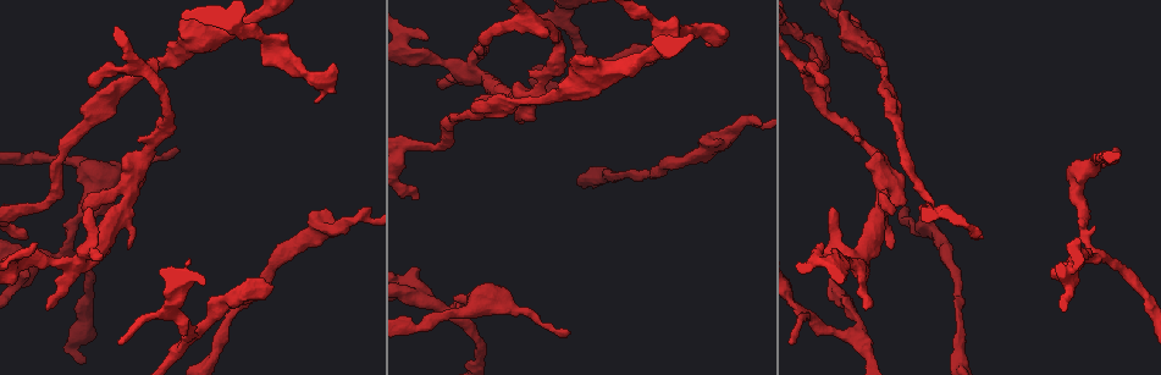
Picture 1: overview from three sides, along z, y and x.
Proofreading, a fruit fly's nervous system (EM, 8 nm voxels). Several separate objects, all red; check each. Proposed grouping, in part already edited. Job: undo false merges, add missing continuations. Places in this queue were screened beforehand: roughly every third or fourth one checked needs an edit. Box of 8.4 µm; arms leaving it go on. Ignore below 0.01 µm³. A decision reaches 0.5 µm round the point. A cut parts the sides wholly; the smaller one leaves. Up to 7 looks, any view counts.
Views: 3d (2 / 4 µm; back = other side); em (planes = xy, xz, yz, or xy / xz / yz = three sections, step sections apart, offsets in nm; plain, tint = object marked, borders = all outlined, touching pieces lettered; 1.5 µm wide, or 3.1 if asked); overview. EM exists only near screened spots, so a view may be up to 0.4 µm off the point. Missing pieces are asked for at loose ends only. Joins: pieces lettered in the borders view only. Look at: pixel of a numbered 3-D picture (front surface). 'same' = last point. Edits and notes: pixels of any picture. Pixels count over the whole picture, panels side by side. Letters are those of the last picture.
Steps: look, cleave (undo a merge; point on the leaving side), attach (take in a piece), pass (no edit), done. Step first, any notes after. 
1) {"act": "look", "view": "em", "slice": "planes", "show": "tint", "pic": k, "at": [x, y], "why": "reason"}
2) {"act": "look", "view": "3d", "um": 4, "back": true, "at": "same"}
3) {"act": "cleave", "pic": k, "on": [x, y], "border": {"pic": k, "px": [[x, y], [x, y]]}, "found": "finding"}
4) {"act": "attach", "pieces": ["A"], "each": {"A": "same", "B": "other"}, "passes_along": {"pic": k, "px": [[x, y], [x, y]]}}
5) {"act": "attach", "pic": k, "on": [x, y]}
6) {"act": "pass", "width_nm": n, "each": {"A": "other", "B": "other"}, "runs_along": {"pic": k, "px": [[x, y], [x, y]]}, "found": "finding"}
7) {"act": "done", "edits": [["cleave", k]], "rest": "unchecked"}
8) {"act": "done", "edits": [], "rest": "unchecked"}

{"act": "look", "view": "3d", "um": 2, "pic": 1, "at": [883, 189], "why": "thick turns thin"}

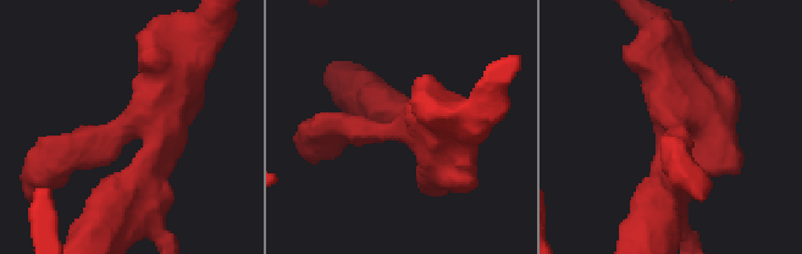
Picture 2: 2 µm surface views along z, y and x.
{"act": "look", "view": "em", "slice": "planes", "show": "borders", "pic": 2, "at": [157, 125], "arms": 3, "arm_widths_nm": [220, 320, 360]}

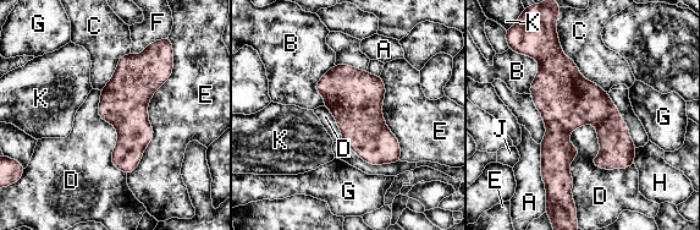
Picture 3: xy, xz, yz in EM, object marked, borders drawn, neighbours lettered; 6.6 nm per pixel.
{"act": "pass", "width_nm": 320, "each": {"A": "other", "B": "other", "C": "other", "D": "other", "E": "other", "F": "other", "G": "other", "H": "other", "J": "other", "K": "other"}, "border": {"pic": 3, "px": [[568, 135], [633, 164]]}, "found": "all the same neuron"}

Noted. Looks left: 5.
{"act": "look", "view": "3d", "um": 2, "pic": 1, "at": [419, 198], "why": "end of a long branch"}

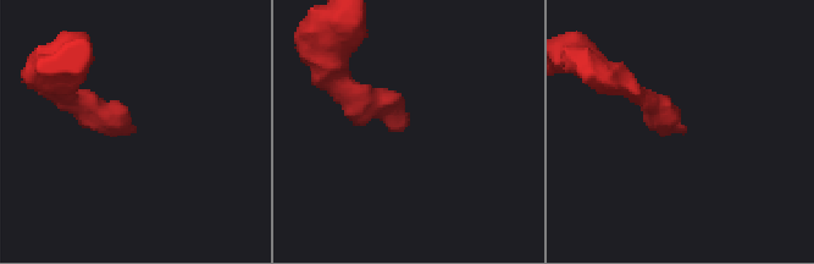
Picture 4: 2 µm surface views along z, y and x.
{"act": "look", "view": "em", "slice": "planes", "show": "tint", "pic": 4, "at": [677, 131], "why": "now the EM"}

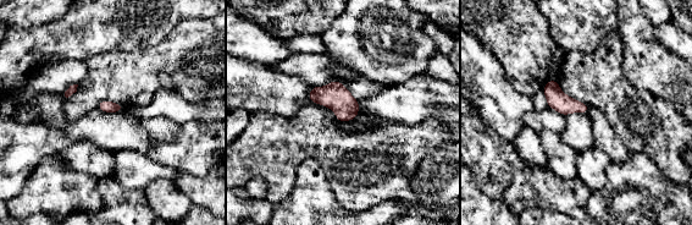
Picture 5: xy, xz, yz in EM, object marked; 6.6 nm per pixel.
{"act": "look", "view": "em", "slice": "planes", "show": "borders", "at": "same"}

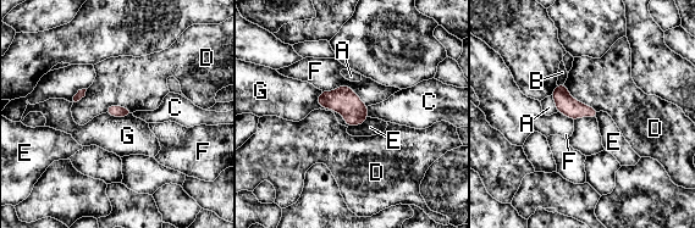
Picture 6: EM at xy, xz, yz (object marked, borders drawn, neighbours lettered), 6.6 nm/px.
{"act": "pass", "each": {"A": "other", "B": "other", "C": "other", "D": "other", "E": "other", "F": "other", "G": "other"}, "border": {"pic": 6, "px": [[320, 90], [318, 104], [347, 126]]}, "found": "none of them fits"}

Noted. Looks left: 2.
{"act": "look", "view": "em", "slice": "xy", "step": 4, "show": "borders", "pic": 1, "at": [822, 242], "why": "branch stops here"}

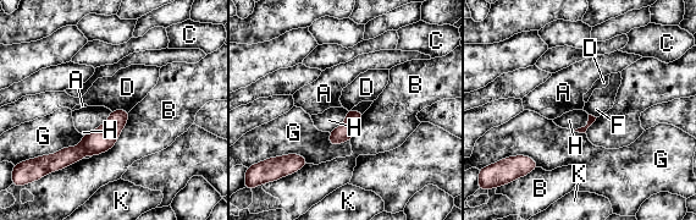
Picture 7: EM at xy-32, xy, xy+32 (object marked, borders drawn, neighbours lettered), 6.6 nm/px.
{"act": "look", "view": "em", "slice": "planes", "show": "borders", "at": "same"}

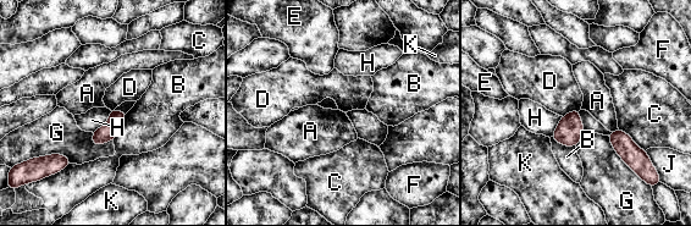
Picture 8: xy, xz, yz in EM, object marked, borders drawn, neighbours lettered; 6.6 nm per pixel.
{"act": "pass", "each": {"A": "other", "B": "other", "C": "other", "D": "other", "E": "other", "F": "other", "G": "other", "H": "other", "J": "other", "K": "other"}, "border": {"pic": 8, "px": [[110, 110], [110, 116], [92, 132]]}, "found": "none of them fits"}

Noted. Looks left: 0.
{"act": "done", "edits": [], "rest": "unchecked"}

